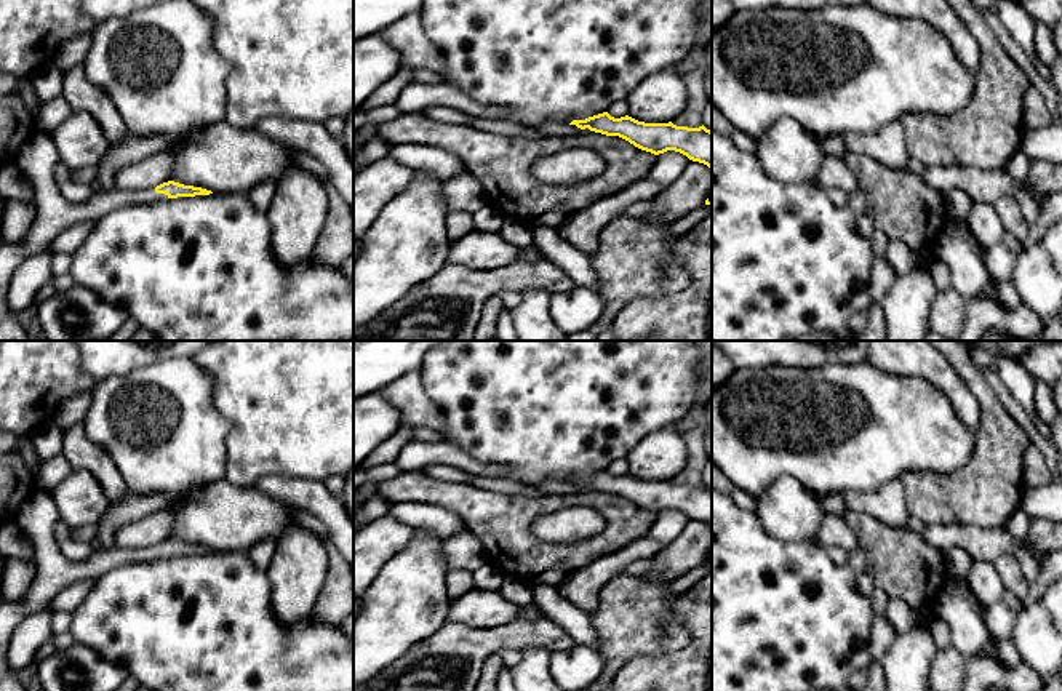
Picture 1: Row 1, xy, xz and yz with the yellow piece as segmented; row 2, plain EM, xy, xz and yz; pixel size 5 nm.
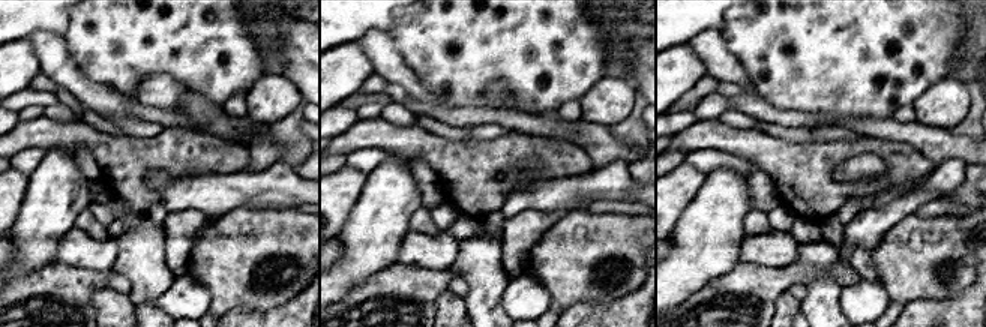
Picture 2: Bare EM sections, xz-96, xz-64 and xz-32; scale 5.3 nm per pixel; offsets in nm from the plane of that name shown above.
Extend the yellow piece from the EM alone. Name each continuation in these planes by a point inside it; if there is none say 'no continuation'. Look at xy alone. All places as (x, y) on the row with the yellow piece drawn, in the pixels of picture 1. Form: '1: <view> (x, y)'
1: xy (37, 157)

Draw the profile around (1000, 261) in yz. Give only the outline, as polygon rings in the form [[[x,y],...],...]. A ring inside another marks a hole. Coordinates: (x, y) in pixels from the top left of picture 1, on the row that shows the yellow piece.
[[[969,232],[969,242],[972,250],[980,256],[984,266],[988,269],[992,278],[1004,283],[1012,283],[1014,267],[1017,262],[1017,254],[998,243],[992,248],[980,248],[977,240]]]

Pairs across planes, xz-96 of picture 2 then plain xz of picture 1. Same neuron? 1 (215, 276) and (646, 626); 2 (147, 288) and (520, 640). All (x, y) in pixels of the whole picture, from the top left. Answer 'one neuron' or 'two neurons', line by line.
1: one neuron
2: two neurons

